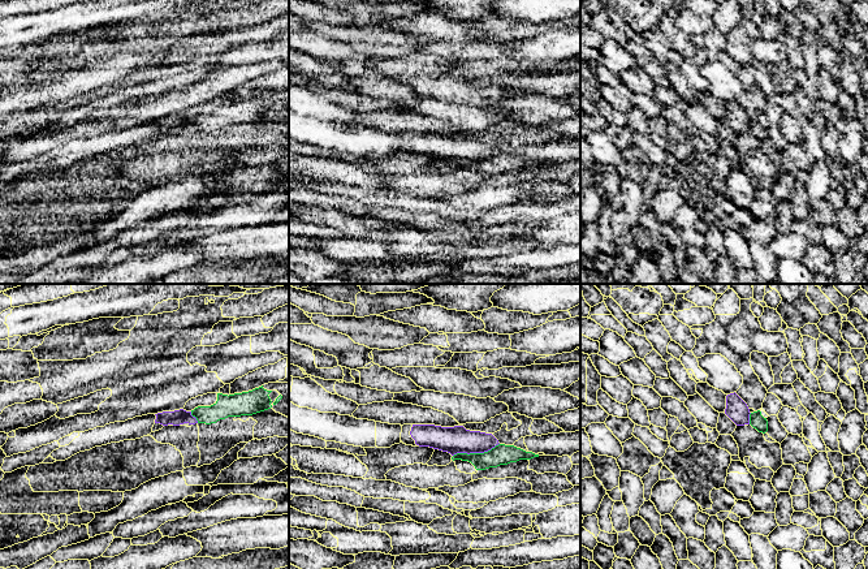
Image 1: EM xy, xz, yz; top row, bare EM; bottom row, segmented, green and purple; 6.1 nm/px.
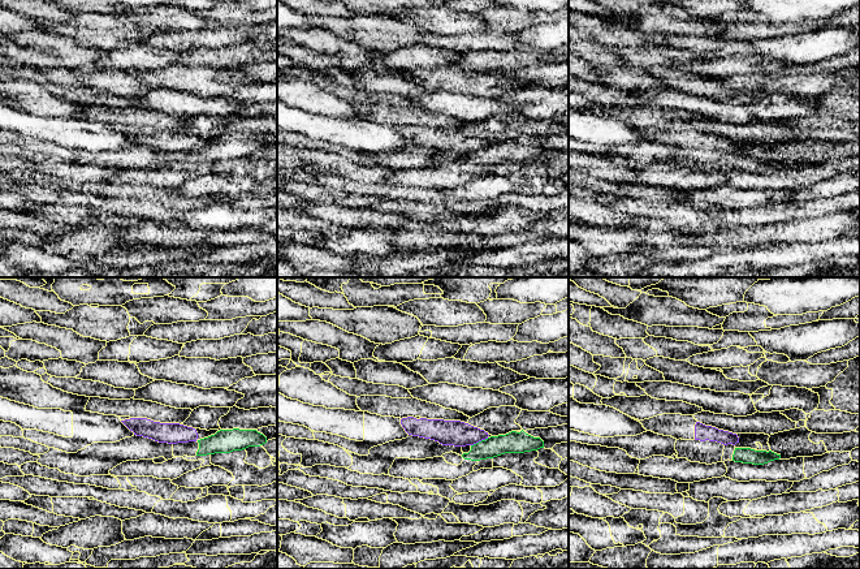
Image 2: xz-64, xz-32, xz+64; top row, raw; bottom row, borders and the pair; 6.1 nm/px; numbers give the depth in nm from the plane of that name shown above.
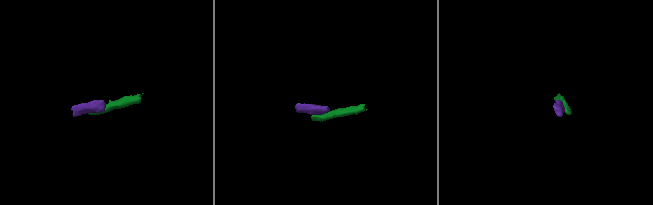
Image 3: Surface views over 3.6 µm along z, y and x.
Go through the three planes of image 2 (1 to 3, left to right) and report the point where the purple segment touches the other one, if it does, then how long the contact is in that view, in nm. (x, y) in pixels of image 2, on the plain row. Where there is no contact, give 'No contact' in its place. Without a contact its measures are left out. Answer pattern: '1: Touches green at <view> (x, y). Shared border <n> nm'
1: No contact
2: Touches green at xz-32 (479, 150). Shared border 120 nm
3: No contact

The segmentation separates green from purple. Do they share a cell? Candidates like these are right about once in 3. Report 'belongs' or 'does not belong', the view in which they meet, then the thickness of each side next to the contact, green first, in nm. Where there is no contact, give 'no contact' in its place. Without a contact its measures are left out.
does not belong | xz | 130/170 nm

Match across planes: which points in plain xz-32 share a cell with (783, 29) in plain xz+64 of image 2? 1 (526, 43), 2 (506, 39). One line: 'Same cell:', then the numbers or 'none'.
Same cell: none

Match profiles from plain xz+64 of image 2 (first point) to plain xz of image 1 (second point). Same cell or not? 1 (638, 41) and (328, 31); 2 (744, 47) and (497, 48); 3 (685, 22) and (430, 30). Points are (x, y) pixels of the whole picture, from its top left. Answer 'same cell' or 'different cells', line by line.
1: same cell
2: same cell
3: same cell

